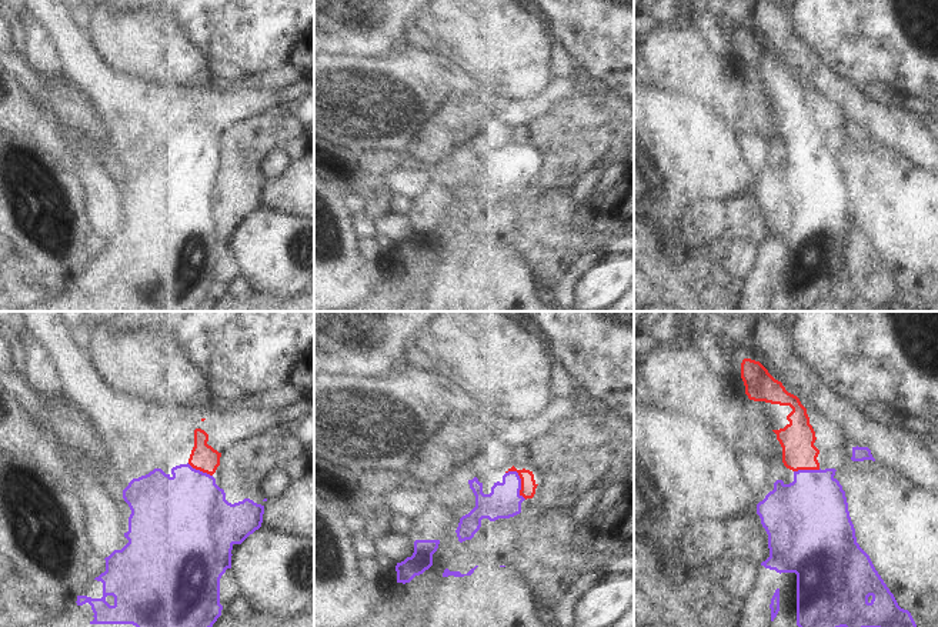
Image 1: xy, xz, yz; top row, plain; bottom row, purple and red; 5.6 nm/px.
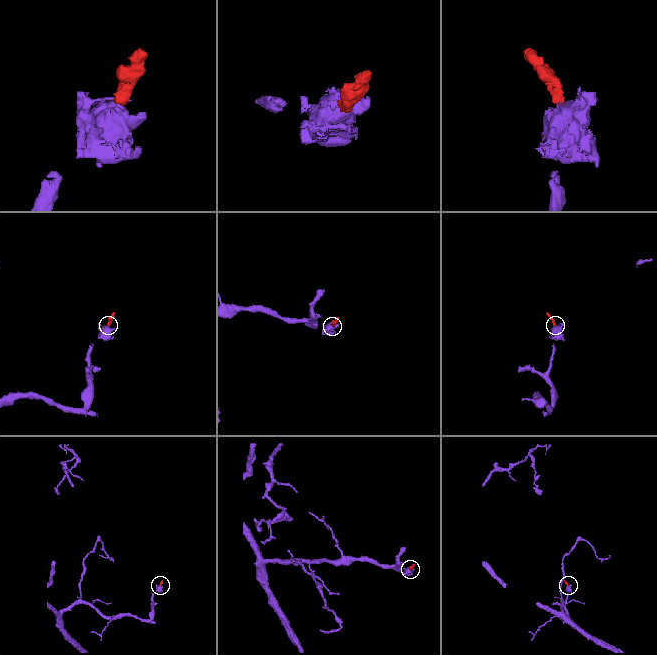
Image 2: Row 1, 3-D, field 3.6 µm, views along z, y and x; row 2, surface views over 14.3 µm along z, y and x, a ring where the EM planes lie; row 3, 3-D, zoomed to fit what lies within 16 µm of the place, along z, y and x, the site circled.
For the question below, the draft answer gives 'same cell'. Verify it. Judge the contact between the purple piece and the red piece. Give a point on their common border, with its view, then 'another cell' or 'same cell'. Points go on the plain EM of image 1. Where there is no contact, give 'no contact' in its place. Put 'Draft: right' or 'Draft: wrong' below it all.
meets purple in xz at (520, 160); same cell
Draft: right

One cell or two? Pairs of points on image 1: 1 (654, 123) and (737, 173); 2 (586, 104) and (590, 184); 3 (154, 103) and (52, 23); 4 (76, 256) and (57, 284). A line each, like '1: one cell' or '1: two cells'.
1: one cell
2: two cells
3: one cell
4: two cells

